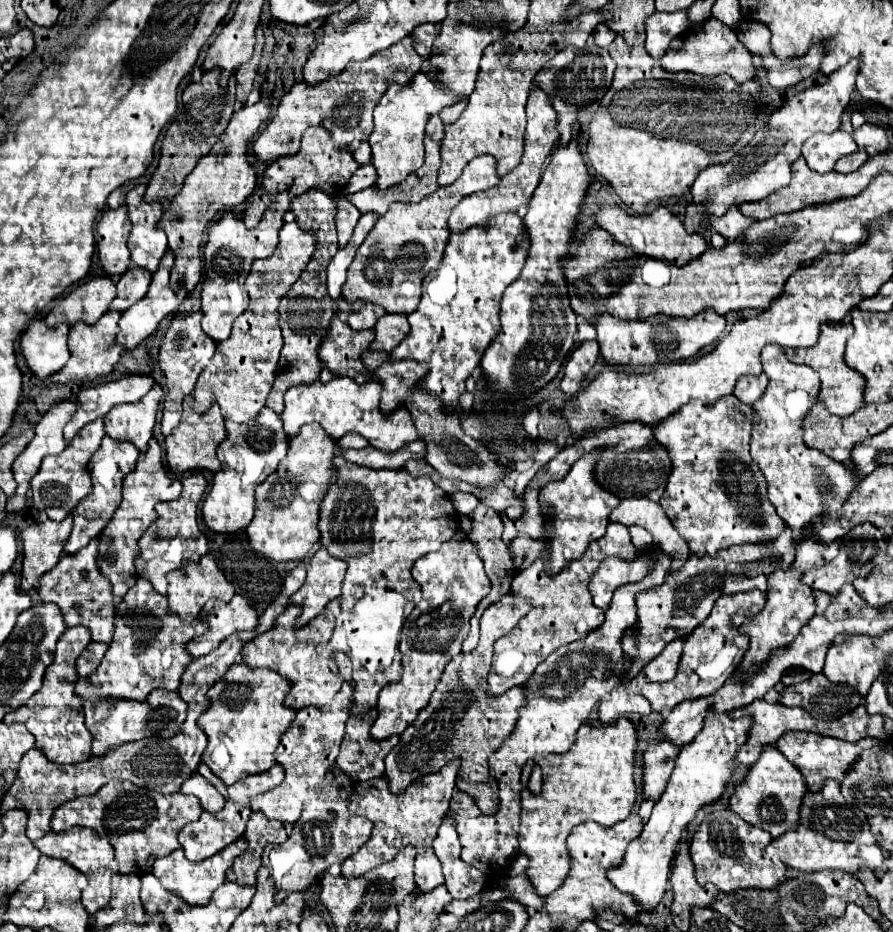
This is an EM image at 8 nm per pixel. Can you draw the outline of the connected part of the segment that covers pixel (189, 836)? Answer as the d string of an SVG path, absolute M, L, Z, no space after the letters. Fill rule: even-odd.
M274 765L274 769L266 771L266 773L260 773L260 775L250 775L242 781L238 781L236 785L228 787L228 793L230 797L226 799L222 811L218 813L208 813L208 811L202 811L200 819L196 823L188 823L184 825L184 829L180 829L180 845L184 847L186 851L186 857L190 861L204 861L208 857L212 857L214 853L222 851L224 847L228 847L230 843L234 843L236 839L240 839L244 835L244 829L246 829L246 823L252 815L252 809L250 809L250 797L252 795L258 795L258 793L266 793L274 787L278 787L284 779L284 769L280 765Z

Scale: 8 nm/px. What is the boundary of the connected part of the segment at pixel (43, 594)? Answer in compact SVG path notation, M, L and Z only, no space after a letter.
M98 537L76 555L60 557L58 565L40 577L38 595L42 603L56 603L60 607L68 629L86 625L92 633L92 641L108 645L114 635L114 595L110 591L110 581L102 573L98 573L96 549Z

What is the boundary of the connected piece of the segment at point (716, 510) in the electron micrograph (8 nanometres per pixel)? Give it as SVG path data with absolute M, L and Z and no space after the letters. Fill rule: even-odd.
M734 395L718 399L714 405L704 405L700 401L690 401L664 421L654 427L654 439L664 445L672 461L672 471L666 483L666 491L660 505L666 517L674 521L684 521L686 525L676 525L680 536L686 541L691 554L697 557L715 556L721 549L742 543L764 543L774 541L778 533L786 529L786 523L776 515L768 493L766 479L762 471L750 457L750 419L752 407L742 405Z

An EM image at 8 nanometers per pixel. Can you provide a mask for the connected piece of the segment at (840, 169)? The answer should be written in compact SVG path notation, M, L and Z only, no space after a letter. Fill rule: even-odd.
M856 151L856 153L848 155L848 157L842 157L842 161L836 163L834 171L836 173L852 173L852 171L860 169L866 163L866 159L868 159L868 153L866 151Z

